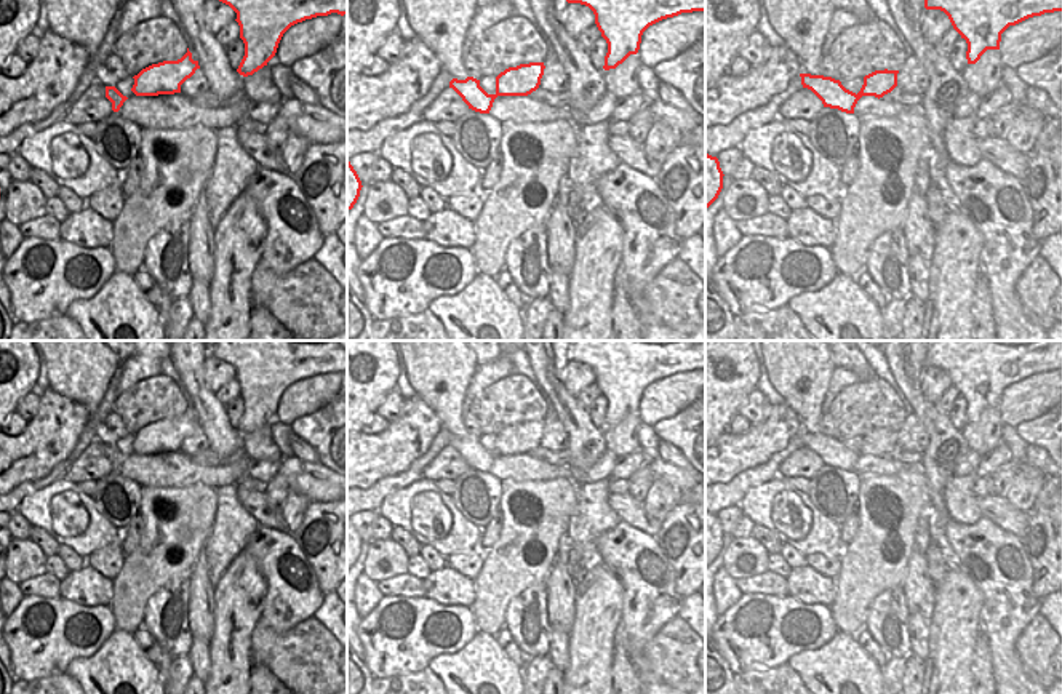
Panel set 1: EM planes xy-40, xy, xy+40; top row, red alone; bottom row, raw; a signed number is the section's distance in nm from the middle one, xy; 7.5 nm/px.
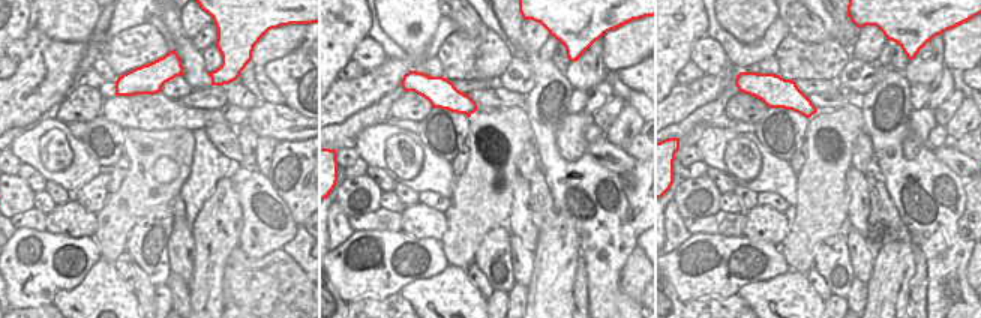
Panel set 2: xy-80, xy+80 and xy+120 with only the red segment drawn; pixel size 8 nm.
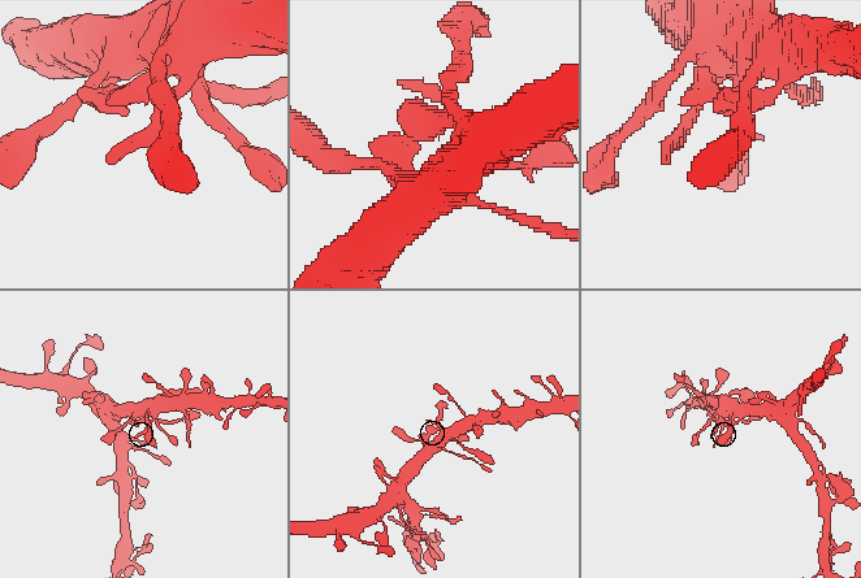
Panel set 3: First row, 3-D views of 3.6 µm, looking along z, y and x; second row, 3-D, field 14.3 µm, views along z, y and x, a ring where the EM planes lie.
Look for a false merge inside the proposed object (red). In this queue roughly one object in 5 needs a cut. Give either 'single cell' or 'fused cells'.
single cell

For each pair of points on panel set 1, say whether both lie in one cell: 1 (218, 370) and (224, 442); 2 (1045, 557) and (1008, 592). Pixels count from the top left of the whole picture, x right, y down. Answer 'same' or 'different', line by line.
1: different
2: different

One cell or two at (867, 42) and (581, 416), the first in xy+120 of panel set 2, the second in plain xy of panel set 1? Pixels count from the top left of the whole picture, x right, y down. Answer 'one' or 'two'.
two

